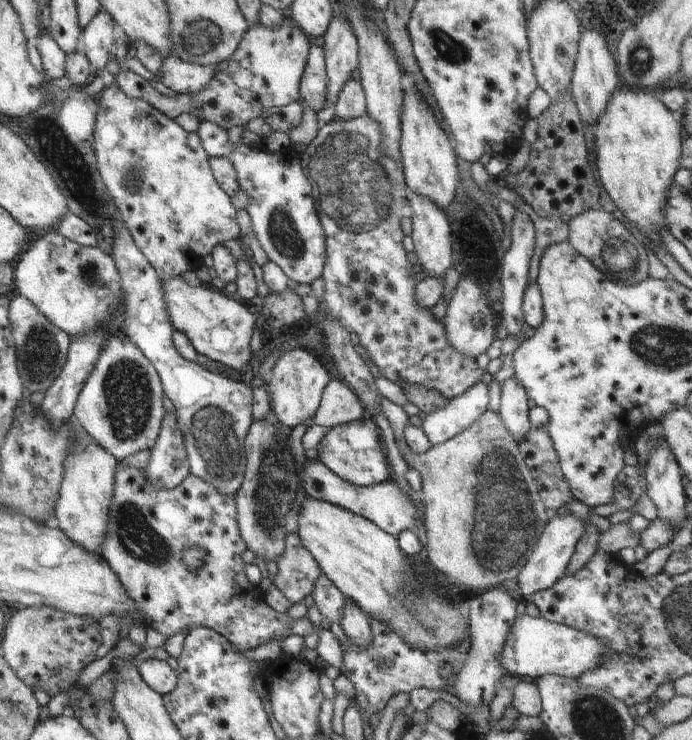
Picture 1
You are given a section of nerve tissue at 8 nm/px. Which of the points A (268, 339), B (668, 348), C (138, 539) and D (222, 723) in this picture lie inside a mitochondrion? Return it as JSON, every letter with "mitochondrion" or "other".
{"A":"other","B":"mitochondrion","C":"mitochondrion","D":"other"}

